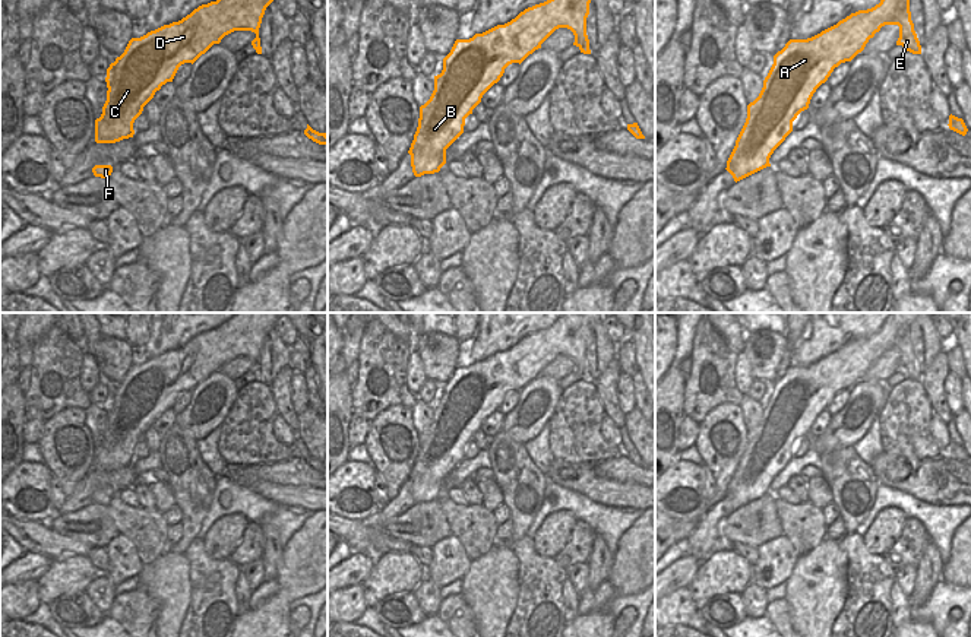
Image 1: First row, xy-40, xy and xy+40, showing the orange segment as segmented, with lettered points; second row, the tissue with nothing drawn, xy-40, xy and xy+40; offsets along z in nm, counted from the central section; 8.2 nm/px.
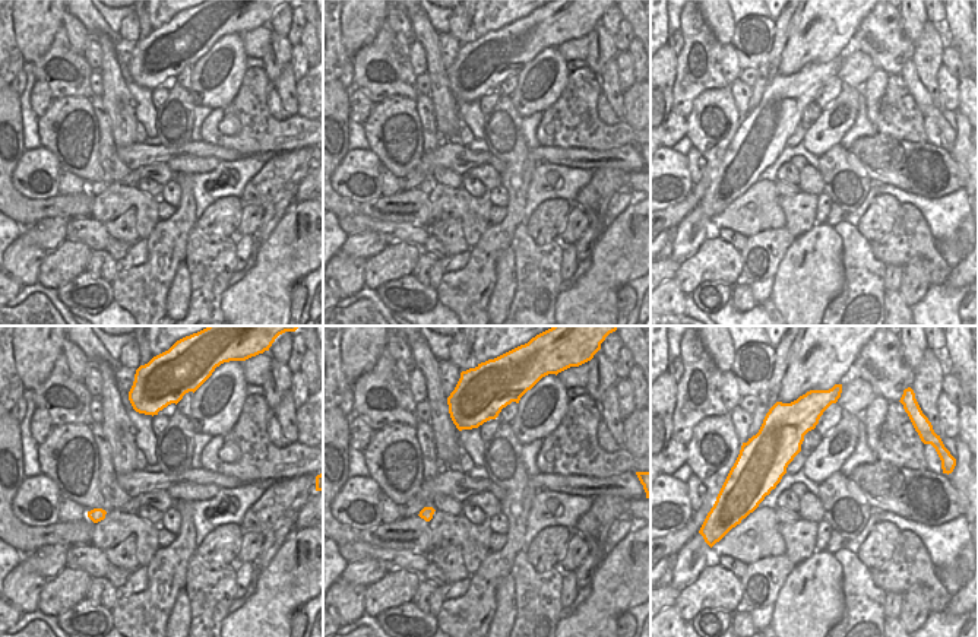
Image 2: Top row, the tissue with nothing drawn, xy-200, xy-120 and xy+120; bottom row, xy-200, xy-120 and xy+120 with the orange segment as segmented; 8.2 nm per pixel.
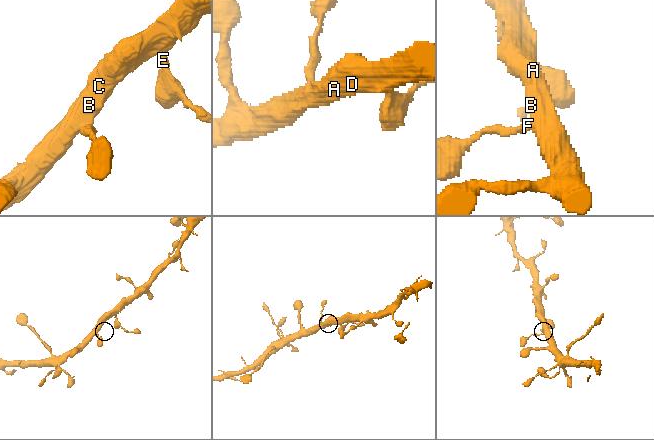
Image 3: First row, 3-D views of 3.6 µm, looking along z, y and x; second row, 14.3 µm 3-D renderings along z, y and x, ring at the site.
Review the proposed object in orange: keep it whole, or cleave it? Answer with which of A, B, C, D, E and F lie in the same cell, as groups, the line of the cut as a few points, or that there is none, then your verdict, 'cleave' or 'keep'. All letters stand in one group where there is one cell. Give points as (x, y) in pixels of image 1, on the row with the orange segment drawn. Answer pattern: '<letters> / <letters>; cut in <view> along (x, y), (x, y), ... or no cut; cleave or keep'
A B C D E F; no cut; keep

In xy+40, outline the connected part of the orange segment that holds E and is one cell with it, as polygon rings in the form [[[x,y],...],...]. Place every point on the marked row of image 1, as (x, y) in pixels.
[[[880,0],[874,7],[851,13],[812,38],[790,39],[774,56],[774,64],[763,80],[759,96],[747,105],[746,123],[727,161],[725,169],[733,175],[736,183],[771,167],[771,155],[793,131],[793,121],[801,111],[809,108],[816,89],[828,80],[835,67],[851,61],[861,53],[869,39],[885,25],[899,26],[896,45],[902,45],[913,54],[921,54],[921,45],[911,20],[910,0]]]

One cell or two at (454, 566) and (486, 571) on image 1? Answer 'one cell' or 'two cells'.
two cells

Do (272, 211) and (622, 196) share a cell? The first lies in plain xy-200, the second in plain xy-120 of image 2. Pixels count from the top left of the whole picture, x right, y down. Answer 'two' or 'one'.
two

